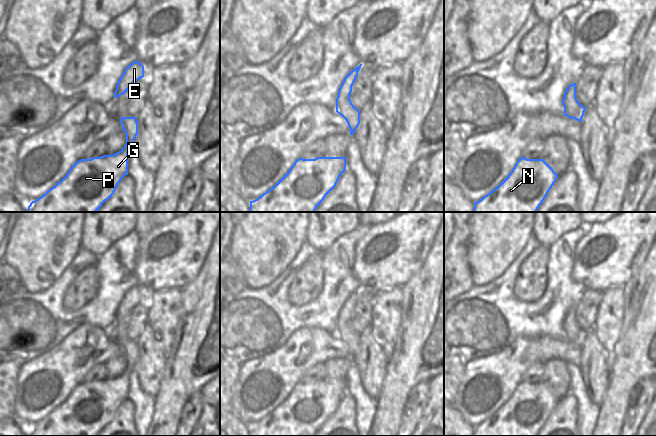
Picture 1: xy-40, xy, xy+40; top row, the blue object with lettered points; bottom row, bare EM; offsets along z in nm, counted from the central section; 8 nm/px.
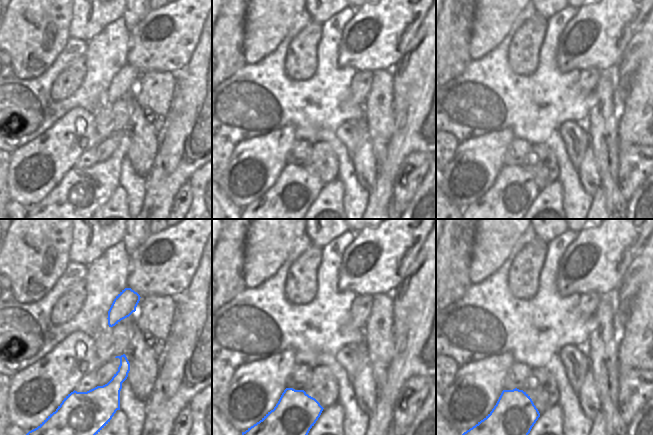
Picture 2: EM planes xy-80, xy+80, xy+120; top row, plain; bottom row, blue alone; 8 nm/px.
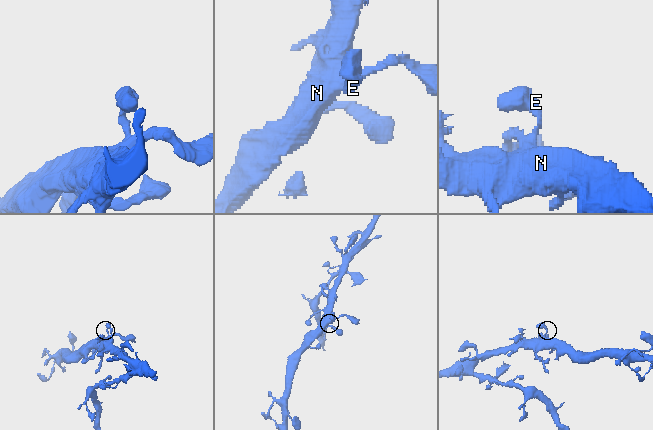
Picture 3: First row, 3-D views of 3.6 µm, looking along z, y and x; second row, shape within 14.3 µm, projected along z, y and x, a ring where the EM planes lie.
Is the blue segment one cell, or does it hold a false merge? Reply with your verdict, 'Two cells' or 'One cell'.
One cell

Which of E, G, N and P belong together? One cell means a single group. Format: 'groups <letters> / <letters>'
groups E G N P

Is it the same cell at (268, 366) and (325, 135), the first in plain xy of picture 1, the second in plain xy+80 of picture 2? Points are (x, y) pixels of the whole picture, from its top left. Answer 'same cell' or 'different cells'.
same cell

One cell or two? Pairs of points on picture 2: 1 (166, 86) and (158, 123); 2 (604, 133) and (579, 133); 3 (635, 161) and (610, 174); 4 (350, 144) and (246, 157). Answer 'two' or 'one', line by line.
1: one
2: two
3: two
4: one

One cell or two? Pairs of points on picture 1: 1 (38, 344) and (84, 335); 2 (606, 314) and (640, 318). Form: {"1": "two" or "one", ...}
{"1": "two", "2": "two"}

